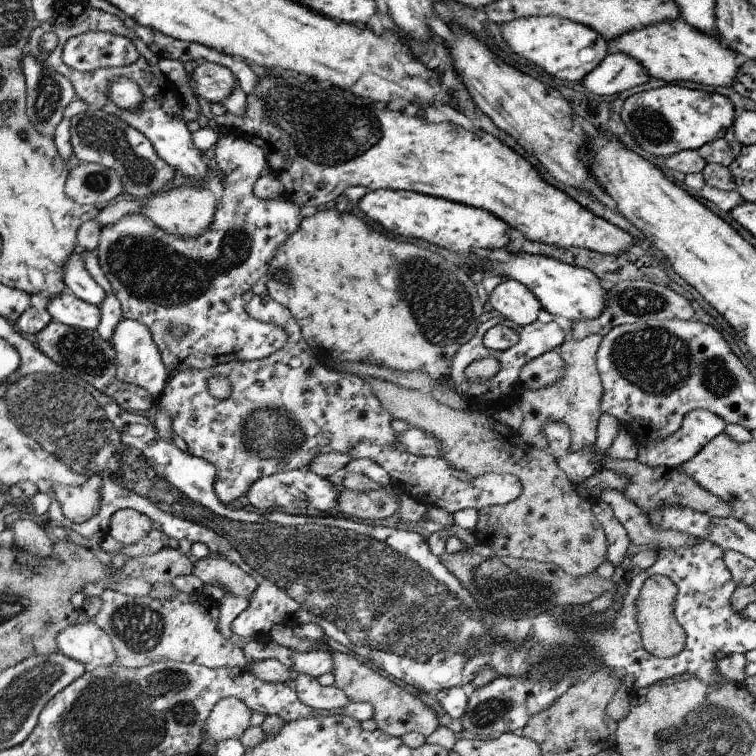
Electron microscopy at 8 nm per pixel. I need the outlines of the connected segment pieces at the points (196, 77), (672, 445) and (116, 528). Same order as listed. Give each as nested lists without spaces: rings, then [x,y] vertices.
[[[207,61],[190,72],[190,84],[196,88],[196,95],[209,103],[220,103],[232,93],[236,82],[228,68]]]
[[[695,409],[687,413],[683,419],[683,426],[675,434],[656,440],[646,447],[640,446],[637,460],[654,469],[663,465],[678,467],[690,461],[690,458],[693,458],[710,440],[724,432],[726,426],[727,423],[709,409]]]
[[[123,509],[112,517],[109,536],[122,545],[134,545],[147,538],[153,524],[144,514],[133,509]]]

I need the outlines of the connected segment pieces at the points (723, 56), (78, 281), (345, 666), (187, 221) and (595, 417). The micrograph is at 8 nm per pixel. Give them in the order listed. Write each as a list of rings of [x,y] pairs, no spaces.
[[[681,17],[623,33],[608,40],[608,50],[625,53],[636,60],[650,77],[667,83],[694,82],[704,86],[730,87],[739,70],[735,64],[736,53],[722,47],[718,38],[691,28]]]
[[[77,249],[70,256],[69,263],[65,267],[65,284],[68,290],[80,300],[100,307],[105,303],[107,294],[94,281],[85,262],[85,254]]]
[[[333,648],[329,652],[333,659],[334,685],[348,694],[350,702],[369,703],[373,707],[373,720],[381,732],[390,737],[401,738],[404,734],[417,731],[426,738],[439,728],[437,714],[432,708],[425,706],[421,700],[414,698],[390,678],[374,672],[370,664],[356,658],[352,653],[343,654]]]
[[[177,179],[172,186],[146,201],[133,200],[132,198],[120,197],[111,204],[107,204],[94,218],[95,222],[104,227],[108,224],[118,223],[124,216],[139,214],[152,220],[163,232],[181,237],[182,239],[199,238],[215,220],[217,213],[215,194],[202,186],[186,186]]]
[[[592,334],[580,341],[565,341],[559,349],[565,361],[565,376],[553,386],[529,390],[523,388],[516,398],[516,404],[522,410],[524,422],[518,431],[521,440],[530,447],[549,450],[544,428],[548,423],[561,422],[566,424],[572,433],[572,445],[569,452],[579,452],[585,447],[595,446],[597,428],[601,412],[601,399],[604,388],[597,372],[596,358],[602,337]]]

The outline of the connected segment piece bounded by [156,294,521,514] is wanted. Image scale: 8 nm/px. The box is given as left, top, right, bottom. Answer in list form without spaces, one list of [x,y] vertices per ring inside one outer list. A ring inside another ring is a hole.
[[[264,294],[261,296],[255,295],[254,298],[248,302],[248,305],[252,308],[252,315],[255,320],[262,320],[262,323],[274,324],[279,328],[284,329],[289,336],[288,343],[286,343],[281,350],[274,352],[272,355],[269,355],[264,359],[231,361],[230,363],[219,363],[214,367],[209,367],[208,369],[192,368],[184,370],[184,372],[172,376],[168,387],[160,396],[156,405],[156,409],[165,411],[171,417],[173,432],[186,441],[189,450],[188,452],[190,452],[194,457],[201,457],[203,460],[209,461],[212,465],[217,466],[216,494],[223,503],[233,504],[236,502],[236,498],[240,498],[240,496],[244,497],[249,492],[249,489],[253,487],[259,479],[282,473],[283,471],[304,469],[313,462],[313,459],[316,456],[332,452],[344,454],[352,460],[365,458],[374,461],[388,473],[388,476],[390,476],[392,481],[392,486],[402,490],[404,493],[408,493],[411,498],[414,498],[417,502],[423,503],[426,507],[441,508],[450,514],[454,514],[457,511],[466,508],[472,508],[479,512],[481,509],[488,506],[504,505],[517,500],[520,497],[521,481],[515,475],[510,473],[503,473],[502,475],[489,473],[470,478],[466,474],[456,471],[440,457],[416,457],[415,455],[403,452],[403,449],[397,444],[397,434],[391,426],[391,423],[394,420],[393,417],[382,407],[382,404],[378,401],[378,398],[374,395],[370,384],[366,380],[353,376],[350,373],[328,370],[326,366],[322,366],[322,364],[316,360],[316,356],[312,356],[312,350],[310,350],[312,346],[310,346],[305,338],[302,337],[302,334],[300,334],[301,326],[297,324],[296,318],[294,318],[293,314],[290,313],[290,310],[286,308],[285,305],[274,301],[268,294],[266,296]],[[214,373],[226,374],[232,384],[232,395],[226,400],[218,400],[214,398],[208,391],[206,380],[214,375]]]

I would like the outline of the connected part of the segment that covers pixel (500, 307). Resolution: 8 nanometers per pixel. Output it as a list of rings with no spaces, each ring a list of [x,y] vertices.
[[[504,280],[485,299],[496,312],[514,322],[514,325],[528,325],[537,321],[541,311],[536,296],[516,280]]]

